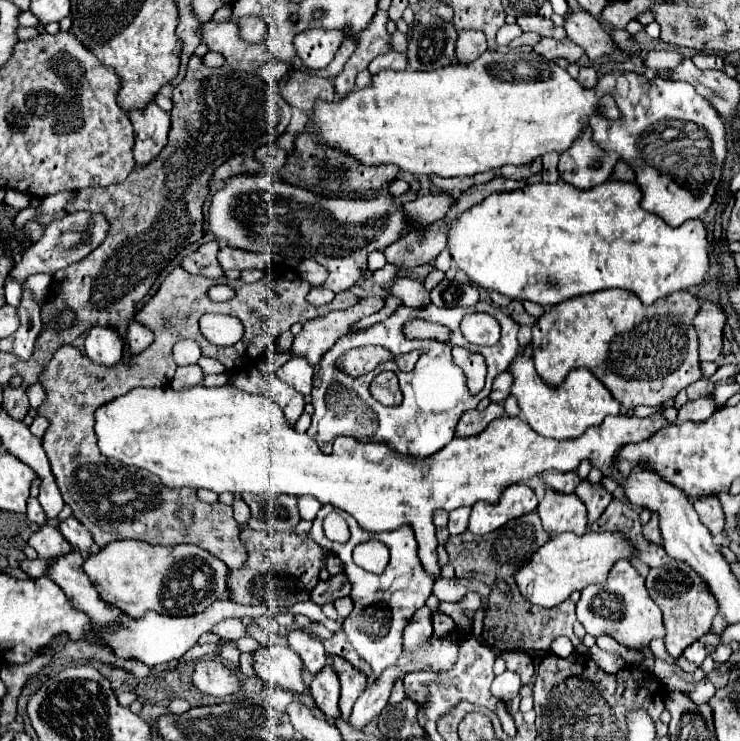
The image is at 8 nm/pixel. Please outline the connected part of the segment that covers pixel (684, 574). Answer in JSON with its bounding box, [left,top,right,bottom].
[646,562,718,656]

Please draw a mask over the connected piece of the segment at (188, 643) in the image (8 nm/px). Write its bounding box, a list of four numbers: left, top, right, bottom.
[106,600,266,666]

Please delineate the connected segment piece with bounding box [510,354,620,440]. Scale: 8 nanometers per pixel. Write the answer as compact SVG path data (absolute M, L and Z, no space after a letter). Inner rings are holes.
M518 354L518 358L514 358L510 372L514 374L512 394L518 398L518 404L522 408L522 418L540 436L554 440L574 440L582 436L590 426L600 426L600 422L606 416L620 414L620 402L610 396L606 386L600 384L592 376L592 372L584 368L570 372L566 376L566 382L562 382L558 388L548 388L536 374L532 360L524 354Z

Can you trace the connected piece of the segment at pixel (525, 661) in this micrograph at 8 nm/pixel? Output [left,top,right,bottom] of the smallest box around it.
[502,650,534,684]

